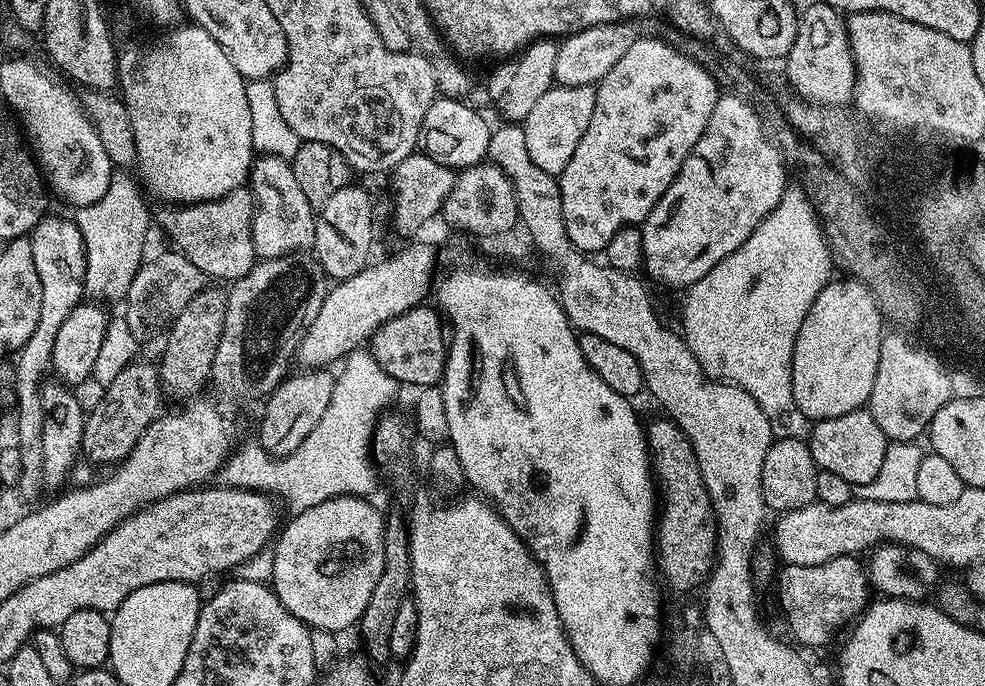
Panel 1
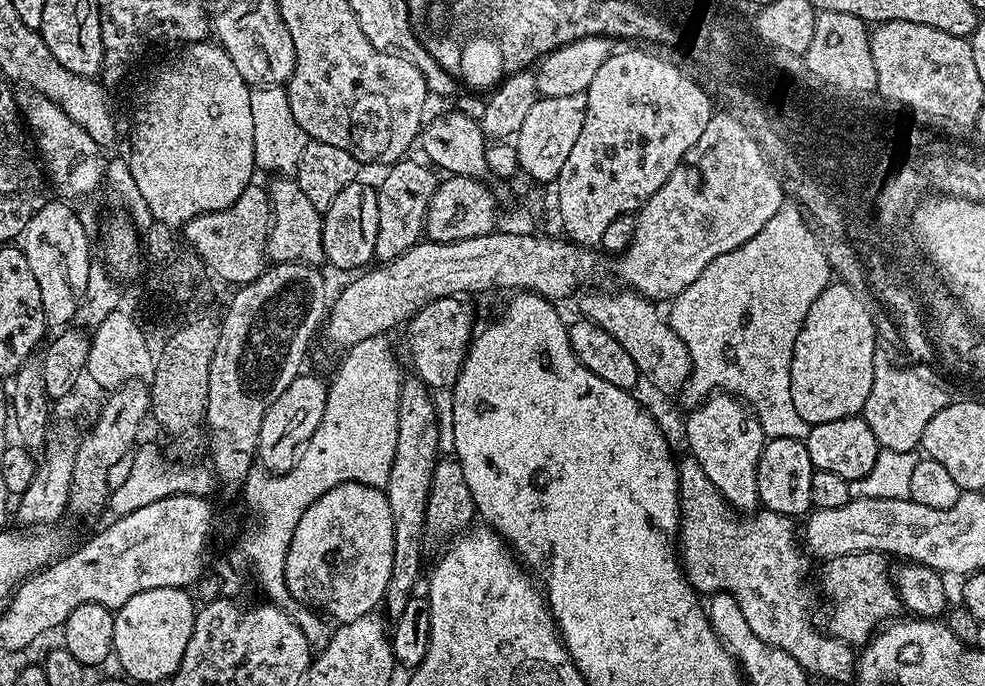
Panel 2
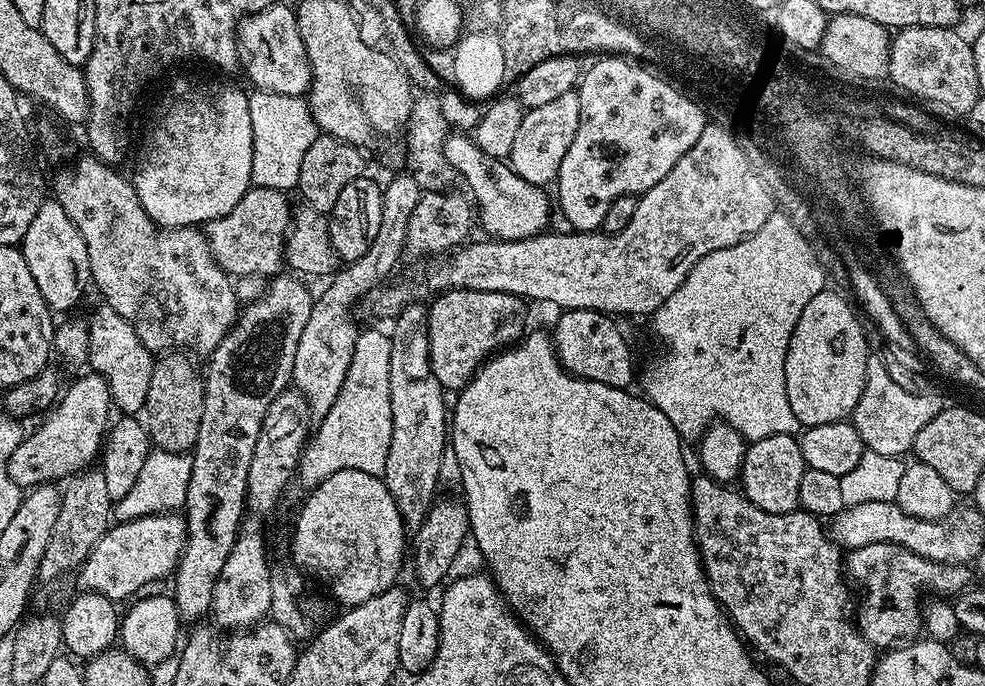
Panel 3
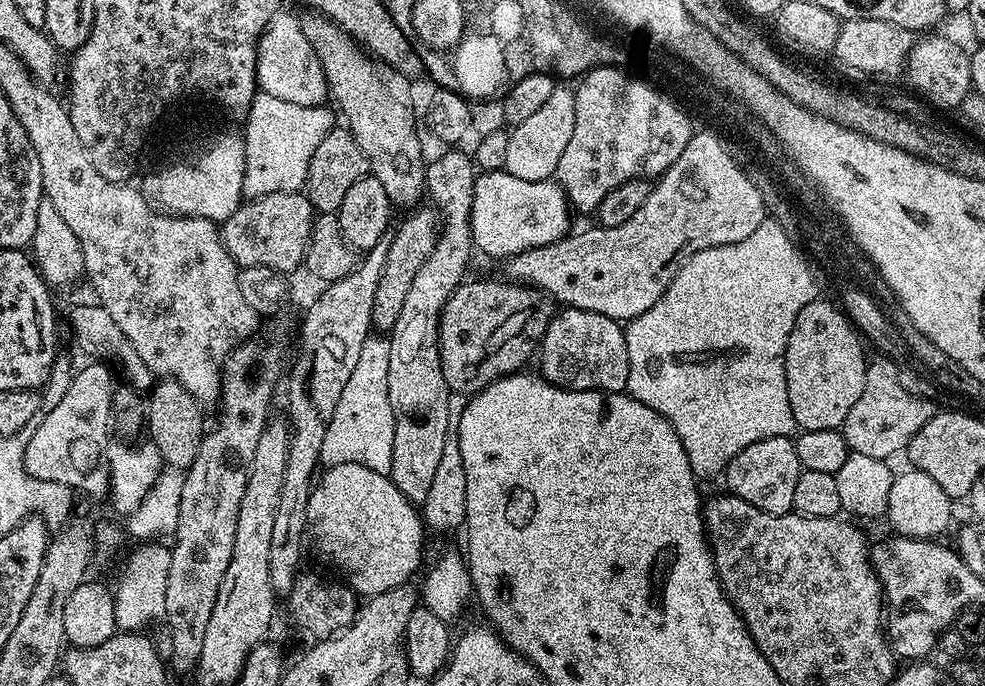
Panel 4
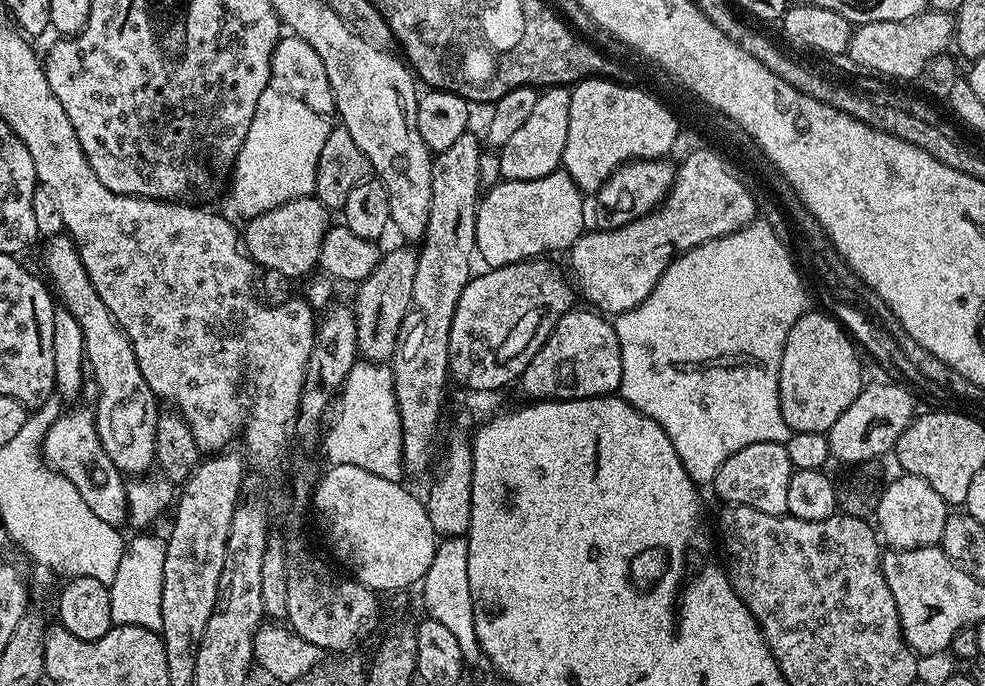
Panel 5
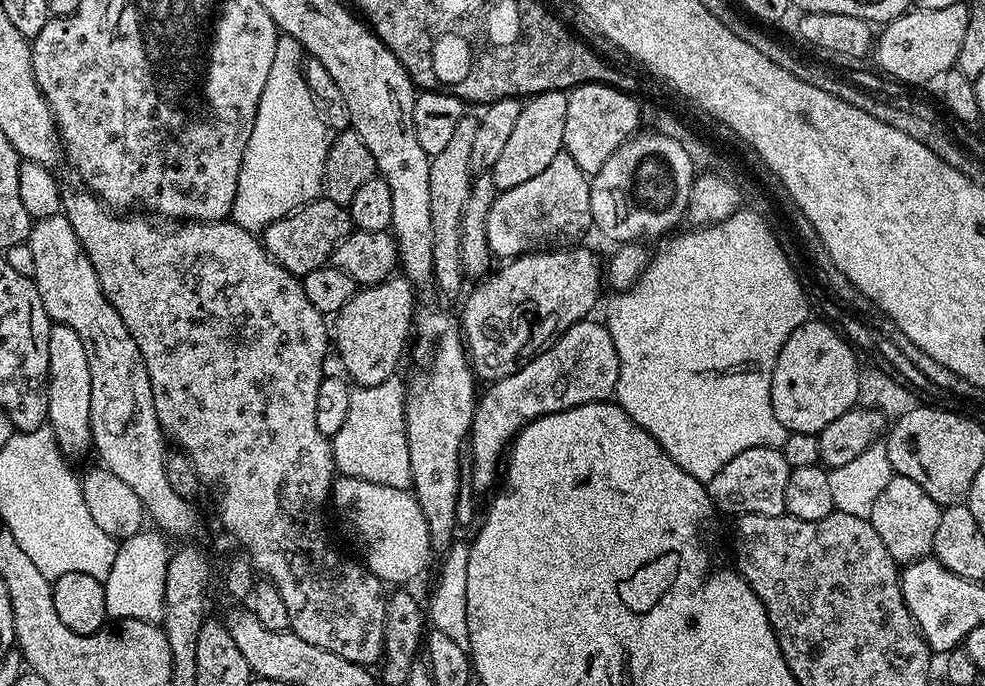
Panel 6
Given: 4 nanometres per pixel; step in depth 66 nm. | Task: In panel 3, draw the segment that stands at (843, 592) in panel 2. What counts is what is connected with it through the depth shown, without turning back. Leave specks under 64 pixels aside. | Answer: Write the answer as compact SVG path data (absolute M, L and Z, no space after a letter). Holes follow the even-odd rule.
M870 542L870 546L853 548L846 556L846 576L853 585L860 587L858 607L854 612L854 623L860 633L877 650L891 650L912 643L922 632L921 607L923 592L932 592L936 598L955 598L969 587L969 569L962 564L939 564L933 560L922 558L910 550L890 542Z

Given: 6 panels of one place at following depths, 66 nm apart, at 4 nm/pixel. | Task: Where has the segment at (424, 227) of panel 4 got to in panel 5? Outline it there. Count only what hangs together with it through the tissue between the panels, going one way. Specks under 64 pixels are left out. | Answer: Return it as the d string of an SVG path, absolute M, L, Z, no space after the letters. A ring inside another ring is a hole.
M404 246L408 248L392 248L389 252L385 251L380 257L380 261L376 264L376 269L370 273L364 280L359 281L356 292L356 304L354 303L354 311L356 313L356 350L357 353L365 360L371 360L373 362L388 362L391 361L392 356L396 353L396 343L400 337L400 327L402 322L406 318L406 314L412 309L412 295L414 294L414 270L416 269L416 258L418 255L417 249L412 246Z

